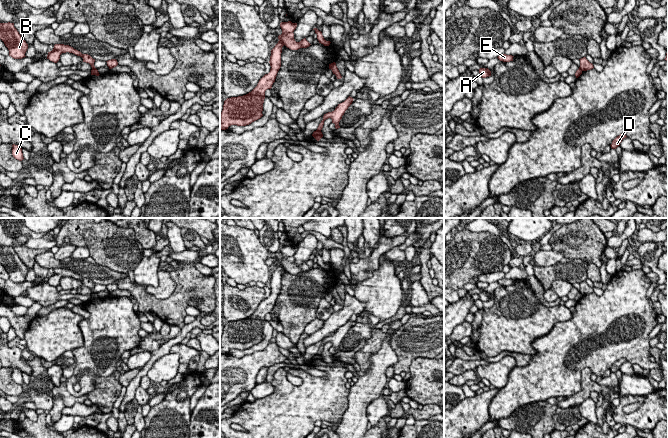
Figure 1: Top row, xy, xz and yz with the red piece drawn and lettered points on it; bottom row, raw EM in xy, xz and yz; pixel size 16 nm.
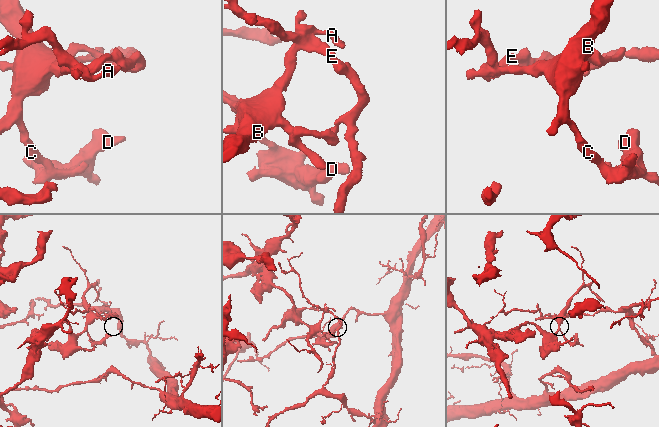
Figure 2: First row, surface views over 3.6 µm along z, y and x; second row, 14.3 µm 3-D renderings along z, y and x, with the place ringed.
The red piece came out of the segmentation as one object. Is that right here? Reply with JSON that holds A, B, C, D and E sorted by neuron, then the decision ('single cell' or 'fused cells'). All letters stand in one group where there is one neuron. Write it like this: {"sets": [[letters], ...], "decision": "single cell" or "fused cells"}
{"sets": [["A", "B", "C", "D"], ["E"]], "decision": "fused cells"}

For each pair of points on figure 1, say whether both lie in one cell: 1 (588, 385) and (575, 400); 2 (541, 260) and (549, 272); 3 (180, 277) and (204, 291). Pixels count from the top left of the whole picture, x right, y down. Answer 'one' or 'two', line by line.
1: one
2: two
3: one

